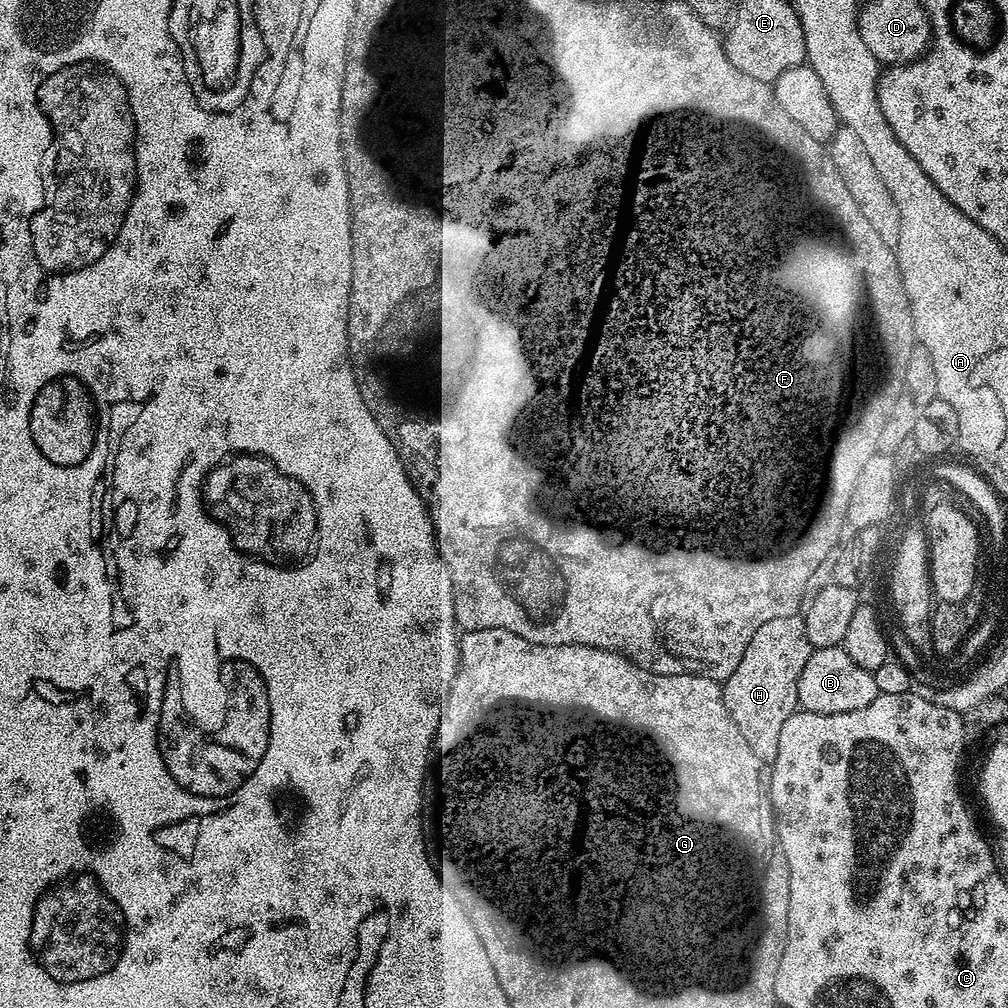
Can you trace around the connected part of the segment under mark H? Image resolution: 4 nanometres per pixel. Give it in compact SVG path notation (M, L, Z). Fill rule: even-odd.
M803 615L770 618L770 622L750 638L750 646L746 646L746 654L742 654L742 662L738 662L734 674L723 681L726 710L730 718L734 718L734 726L742 730L746 746L754 750L761 762L770 762L778 754L778 734L782 734L786 718L798 710L798 678L813 651L806 638Z

